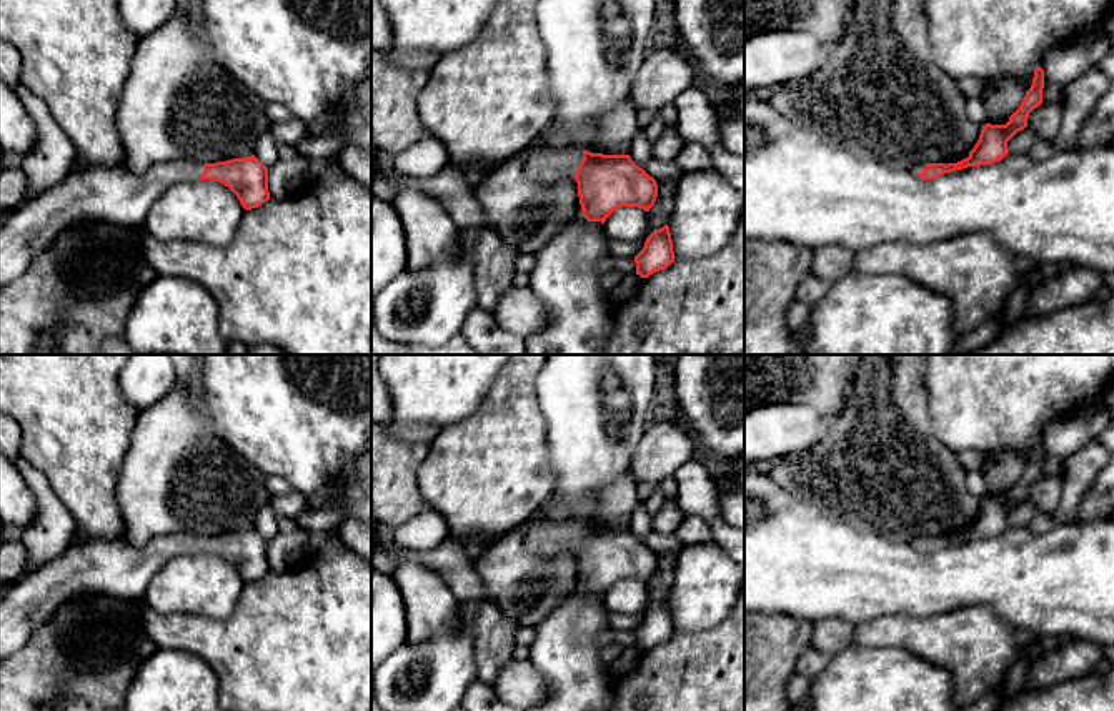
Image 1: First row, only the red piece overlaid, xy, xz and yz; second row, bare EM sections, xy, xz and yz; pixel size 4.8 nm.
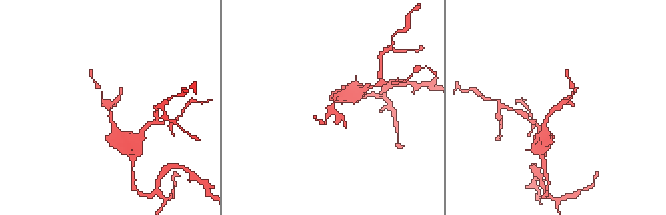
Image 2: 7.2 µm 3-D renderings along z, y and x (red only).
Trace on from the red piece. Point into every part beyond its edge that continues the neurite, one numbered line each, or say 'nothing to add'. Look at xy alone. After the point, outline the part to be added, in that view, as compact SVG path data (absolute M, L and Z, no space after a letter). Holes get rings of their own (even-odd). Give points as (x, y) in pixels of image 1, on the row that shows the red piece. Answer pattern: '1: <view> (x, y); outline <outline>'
1: xy (114, 195); outline M175 160L145 173L123 167L87 167L23 201L0 226L0 286L18 278L62 230L80 221L143 226L160 193L182 181L201 180L205 163Z

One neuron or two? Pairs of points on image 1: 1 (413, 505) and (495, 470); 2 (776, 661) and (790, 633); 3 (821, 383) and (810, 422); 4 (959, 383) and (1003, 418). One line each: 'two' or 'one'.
1: two
2: one
3: two
4: one

